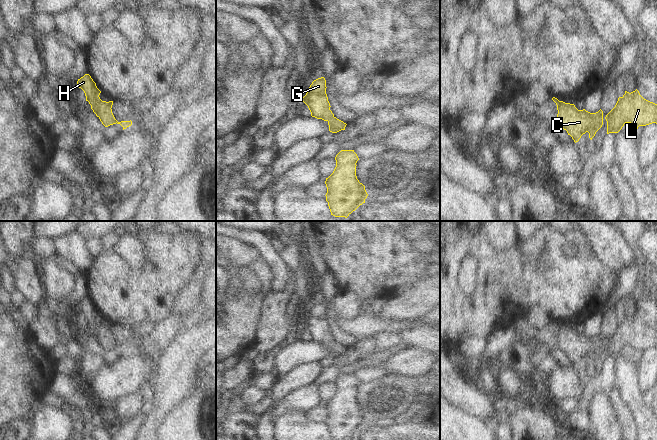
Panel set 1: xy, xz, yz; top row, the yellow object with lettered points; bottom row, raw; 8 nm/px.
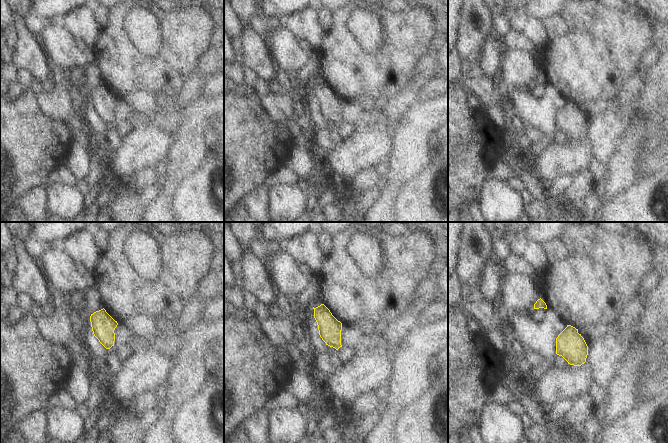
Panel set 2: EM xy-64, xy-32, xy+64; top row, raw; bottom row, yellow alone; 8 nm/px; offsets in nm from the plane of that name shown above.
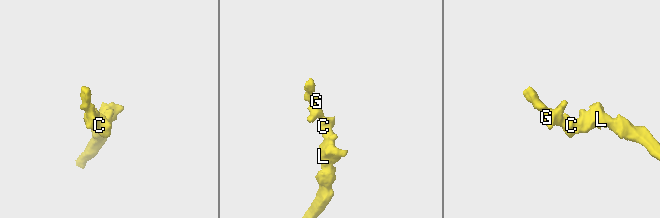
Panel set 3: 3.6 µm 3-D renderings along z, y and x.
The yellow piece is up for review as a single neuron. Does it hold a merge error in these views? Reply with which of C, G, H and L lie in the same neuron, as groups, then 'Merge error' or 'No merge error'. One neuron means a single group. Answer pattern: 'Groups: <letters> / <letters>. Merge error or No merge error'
Groups: C G H L. No merge error.

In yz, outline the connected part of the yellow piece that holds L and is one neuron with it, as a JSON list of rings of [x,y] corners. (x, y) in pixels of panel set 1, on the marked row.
[[[625,91],[615,107],[606,115],[607,134],[618,133],[625,123],[631,123],[636,131],[639,126],[657,124],[657,104],[644,99],[639,91]]]

